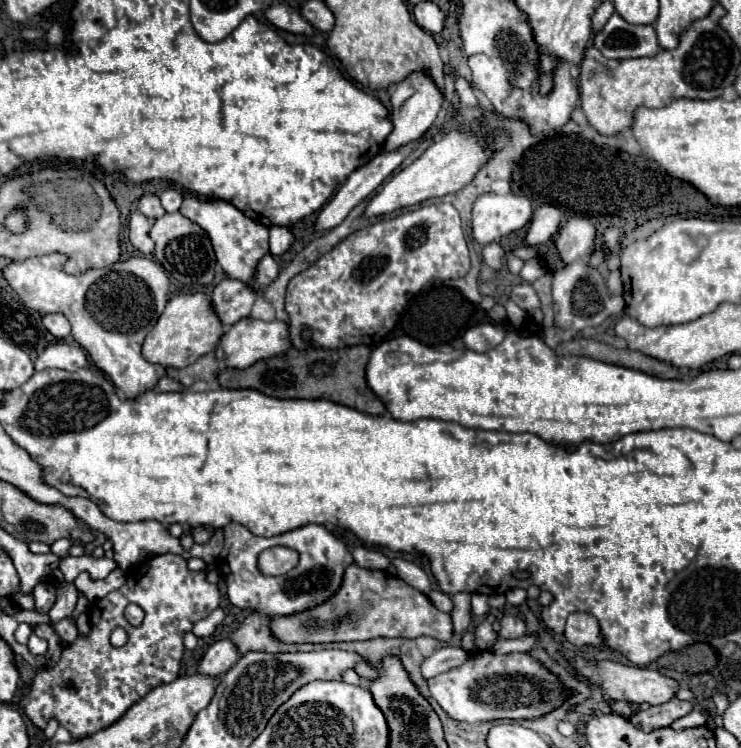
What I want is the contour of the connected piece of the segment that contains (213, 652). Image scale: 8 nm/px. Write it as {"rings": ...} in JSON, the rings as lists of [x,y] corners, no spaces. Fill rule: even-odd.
{"rings":[[[227,638],[219,640],[219,642],[211,644],[209,650],[205,652],[205,656],[197,668],[197,674],[205,674],[215,680],[221,680],[237,660],[239,660],[239,654],[237,654],[237,648],[233,646],[233,642],[229,642]]]}

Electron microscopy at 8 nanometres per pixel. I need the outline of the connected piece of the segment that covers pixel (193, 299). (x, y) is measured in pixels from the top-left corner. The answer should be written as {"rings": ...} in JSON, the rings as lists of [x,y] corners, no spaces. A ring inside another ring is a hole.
{"rings":[[[179,294],[171,298],[159,316],[153,330],[143,342],[143,358],[151,364],[161,364],[163,368],[185,368],[197,358],[209,354],[221,338],[221,322],[211,310],[205,294]]]}

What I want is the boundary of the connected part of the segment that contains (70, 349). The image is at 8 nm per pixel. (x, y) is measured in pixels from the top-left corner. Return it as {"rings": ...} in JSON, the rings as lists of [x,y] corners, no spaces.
{"rings":[[[57,342],[49,346],[37,360],[35,370],[47,370],[47,368],[61,368],[67,372],[75,372],[79,368],[87,366],[87,356],[79,344],[67,344]]]}

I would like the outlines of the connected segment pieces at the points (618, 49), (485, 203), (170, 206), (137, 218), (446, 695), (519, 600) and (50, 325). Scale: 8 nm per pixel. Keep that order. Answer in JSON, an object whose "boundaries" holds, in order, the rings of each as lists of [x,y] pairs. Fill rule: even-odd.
{"boundaries":[[[[613,14],[605,28],[595,34],[593,44],[605,58],[613,60],[651,58],[661,50],[653,26],[633,26],[619,14]]],[[[483,194],[473,206],[473,238],[485,246],[519,232],[531,222],[533,206],[525,196]]],[[[169,188],[169,190],[165,190],[161,194],[161,204],[163,204],[163,208],[167,212],[177,212],[179,206],[181,206],[181,200],[183,200],[181,194],[177,190],[173,190],[173,188]]],[[[131,212],[131,218],[129,218],[129,240],[143,256],[151,256],[153,250],[155,250],[155,244],[149,238],[149,228],[151,228],[149,220],[141,212]]],[[[477,650],[461,666],[451,668],[427,682],[431,698],[459,722],[479,724],[491,720],[533,720],[541,718],[569,698],[571,690],[559,682],[559,676],[547,670],[531,654],[511,652],[493,654],[489,650]]],[[[513,588],[507,591],[505,596],[508,603],[518,606],[526,601],[527,592],[522,588]]],[[[43,314],[41,320],[43,320],[43,326],[45,326],[55,338],[59,338],[59,340],[69,338],[69,334],[71,334],[71,324],[69,324],[69,320],[67,320],[63,314]]]]}

